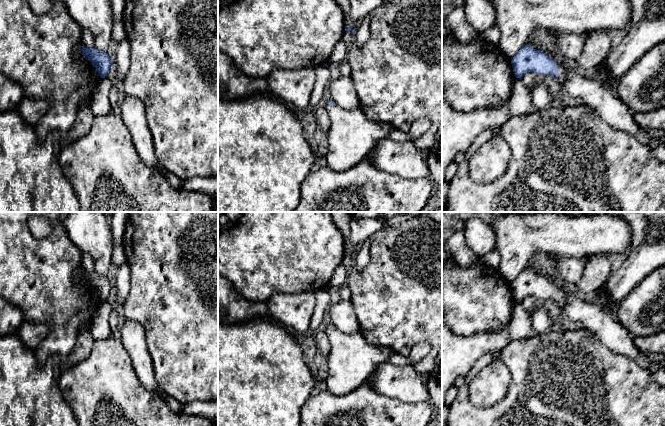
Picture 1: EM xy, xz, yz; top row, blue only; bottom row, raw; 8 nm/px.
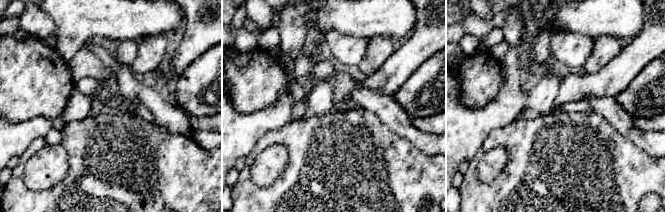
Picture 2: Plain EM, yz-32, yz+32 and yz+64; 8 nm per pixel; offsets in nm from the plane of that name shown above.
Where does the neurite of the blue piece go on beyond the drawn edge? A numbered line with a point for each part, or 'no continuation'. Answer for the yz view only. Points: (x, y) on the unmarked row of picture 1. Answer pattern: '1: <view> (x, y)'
1: yz (561, 294)

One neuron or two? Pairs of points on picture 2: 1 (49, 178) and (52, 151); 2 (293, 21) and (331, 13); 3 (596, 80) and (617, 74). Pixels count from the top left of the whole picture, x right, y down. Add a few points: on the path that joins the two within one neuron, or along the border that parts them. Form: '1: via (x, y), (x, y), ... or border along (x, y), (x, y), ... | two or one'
1: via (49, 171), (52, 158) | one
2: via (302, 13), (322, 13) | one
3: via (601, 80), (612, 77) | one

